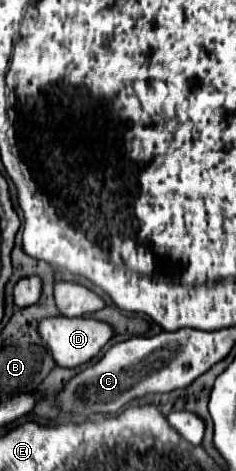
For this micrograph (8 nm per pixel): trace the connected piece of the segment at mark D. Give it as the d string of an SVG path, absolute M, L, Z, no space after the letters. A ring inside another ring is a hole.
M57 315L57 317L47 317L47 319L39 321L37 333L39 333L43 345L51 351L57 365L61 365L61 367L77 367L77 365L87 363L89 359L93 359L101 351L101 347L111 339L113 329L107 323L91 319L91 317L89 319L85 319L85 317L69 319L69 317Z

